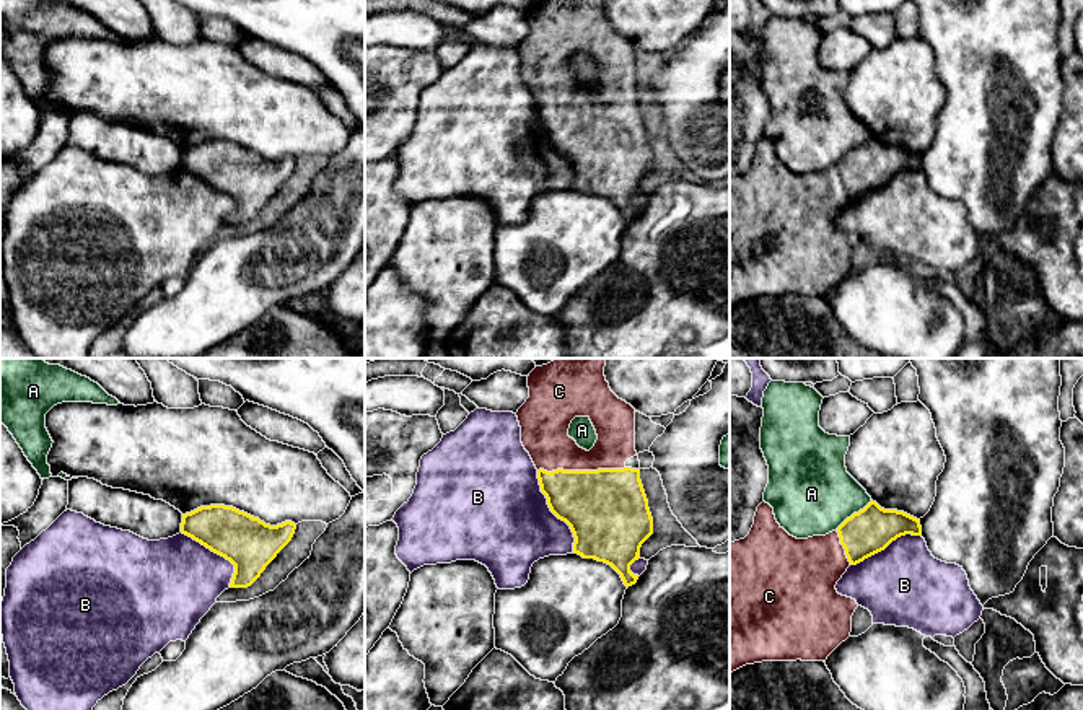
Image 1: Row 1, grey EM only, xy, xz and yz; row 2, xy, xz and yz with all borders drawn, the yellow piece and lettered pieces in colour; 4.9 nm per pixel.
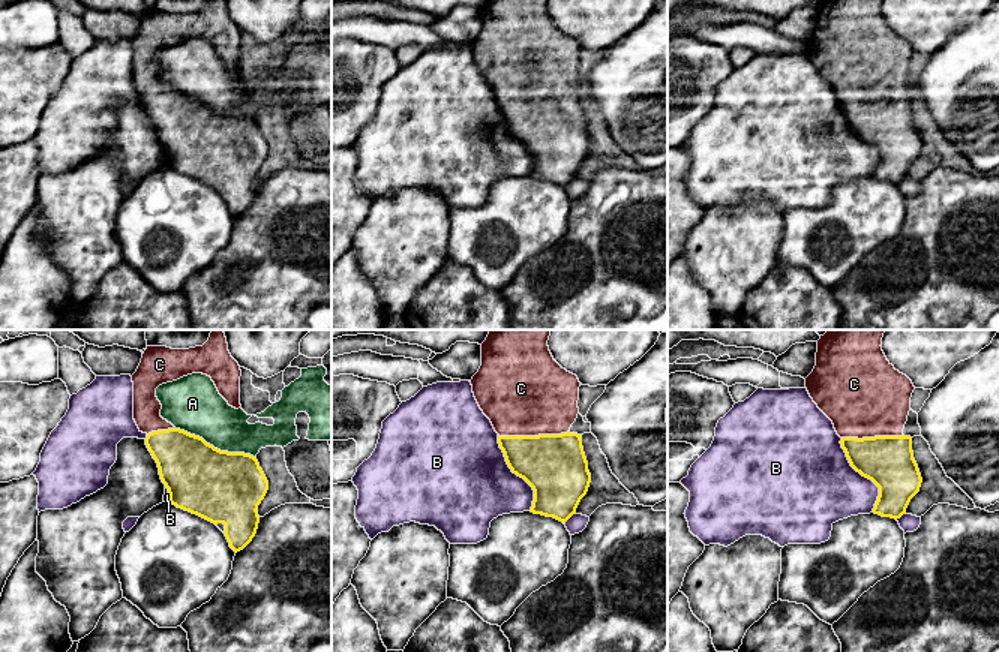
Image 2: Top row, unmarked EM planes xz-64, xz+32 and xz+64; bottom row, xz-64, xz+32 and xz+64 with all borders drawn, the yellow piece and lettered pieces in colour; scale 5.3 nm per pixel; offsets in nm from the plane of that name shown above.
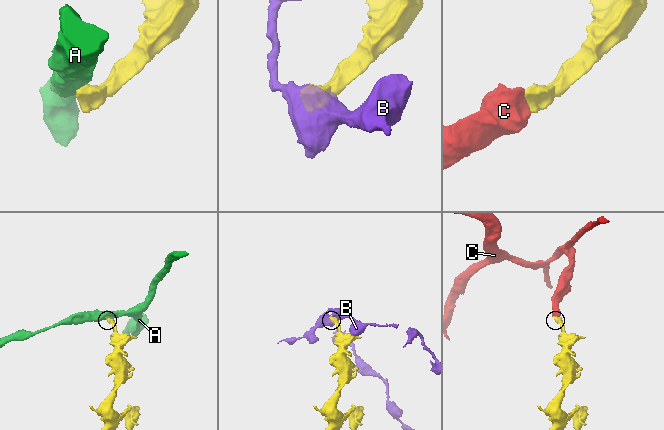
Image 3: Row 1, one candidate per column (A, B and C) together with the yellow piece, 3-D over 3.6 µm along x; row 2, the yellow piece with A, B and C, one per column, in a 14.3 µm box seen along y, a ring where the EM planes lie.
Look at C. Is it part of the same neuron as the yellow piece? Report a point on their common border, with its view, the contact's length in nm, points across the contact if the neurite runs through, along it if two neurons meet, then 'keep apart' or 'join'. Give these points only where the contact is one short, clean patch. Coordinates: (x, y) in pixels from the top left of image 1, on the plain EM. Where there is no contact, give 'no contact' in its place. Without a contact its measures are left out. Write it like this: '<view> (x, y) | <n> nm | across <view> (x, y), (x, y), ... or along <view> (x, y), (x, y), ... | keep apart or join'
xz (580, 106) | 440 nm | join

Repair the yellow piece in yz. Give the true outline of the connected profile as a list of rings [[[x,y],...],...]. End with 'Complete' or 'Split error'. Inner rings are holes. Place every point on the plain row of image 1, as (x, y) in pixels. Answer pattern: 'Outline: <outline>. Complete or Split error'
Outline: [[[762,137],[744,174],[730,179],[730,309],[746,300],[762,296],[826,296],[850,272],[857,236],[837,228],[835,220],[850,200],[884,186],[901,171],[922,171],[920,155],[897,145],[884,145],[870,137],[826,171],[796,174],[775,155],[774,143]]]. Split error

